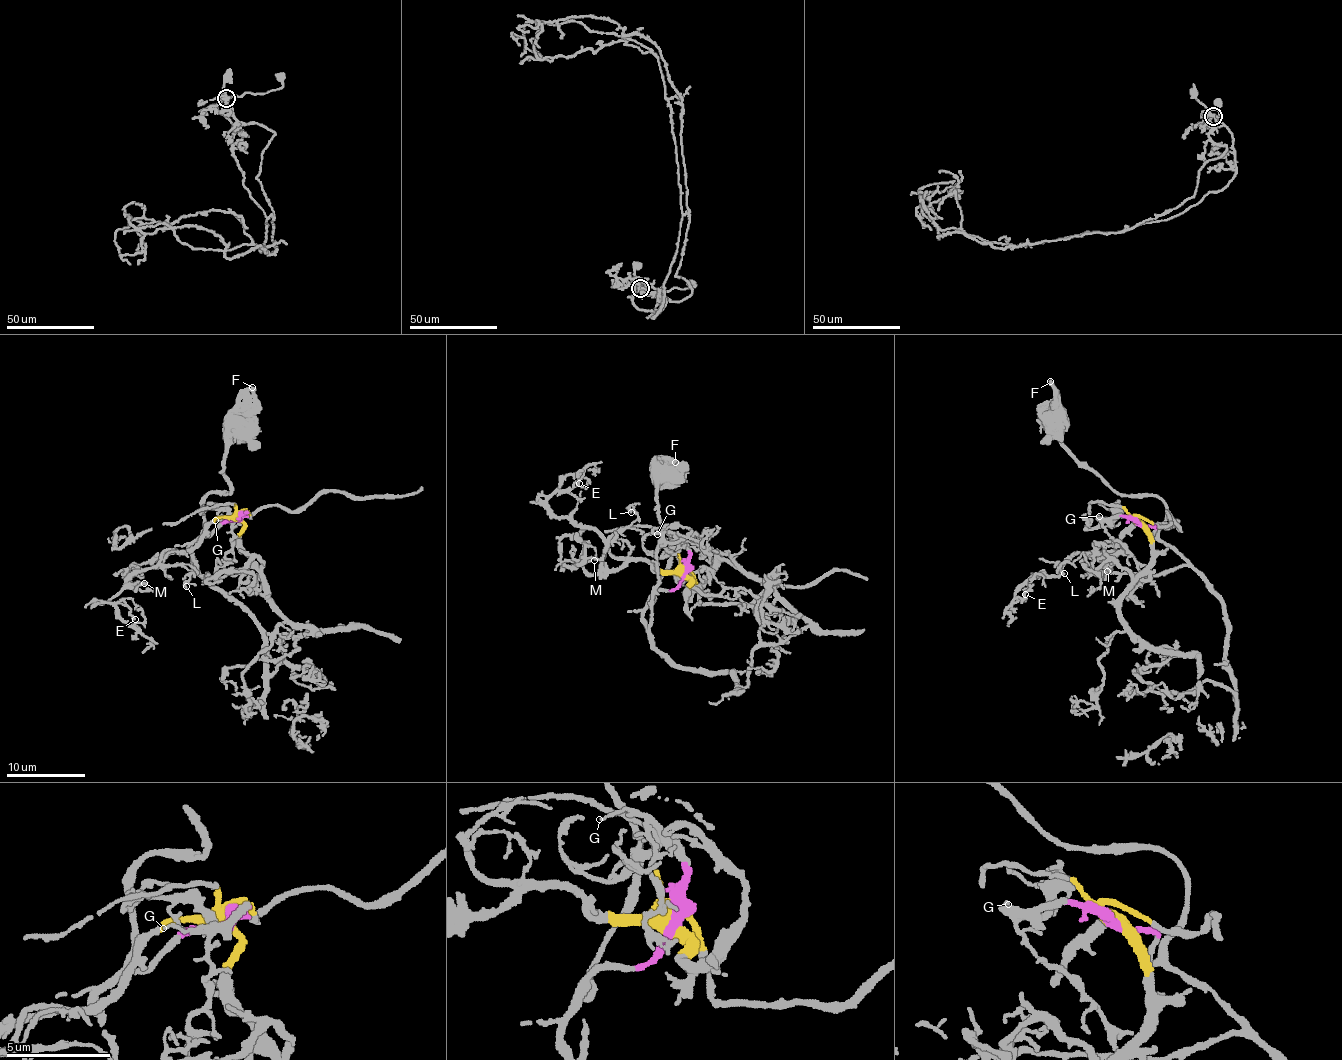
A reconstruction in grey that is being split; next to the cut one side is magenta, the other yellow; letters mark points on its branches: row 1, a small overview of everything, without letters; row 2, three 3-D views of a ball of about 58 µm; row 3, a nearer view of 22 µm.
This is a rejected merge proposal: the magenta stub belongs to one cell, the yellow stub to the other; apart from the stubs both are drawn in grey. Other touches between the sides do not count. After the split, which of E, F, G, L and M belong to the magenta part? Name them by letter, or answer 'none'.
F, G

